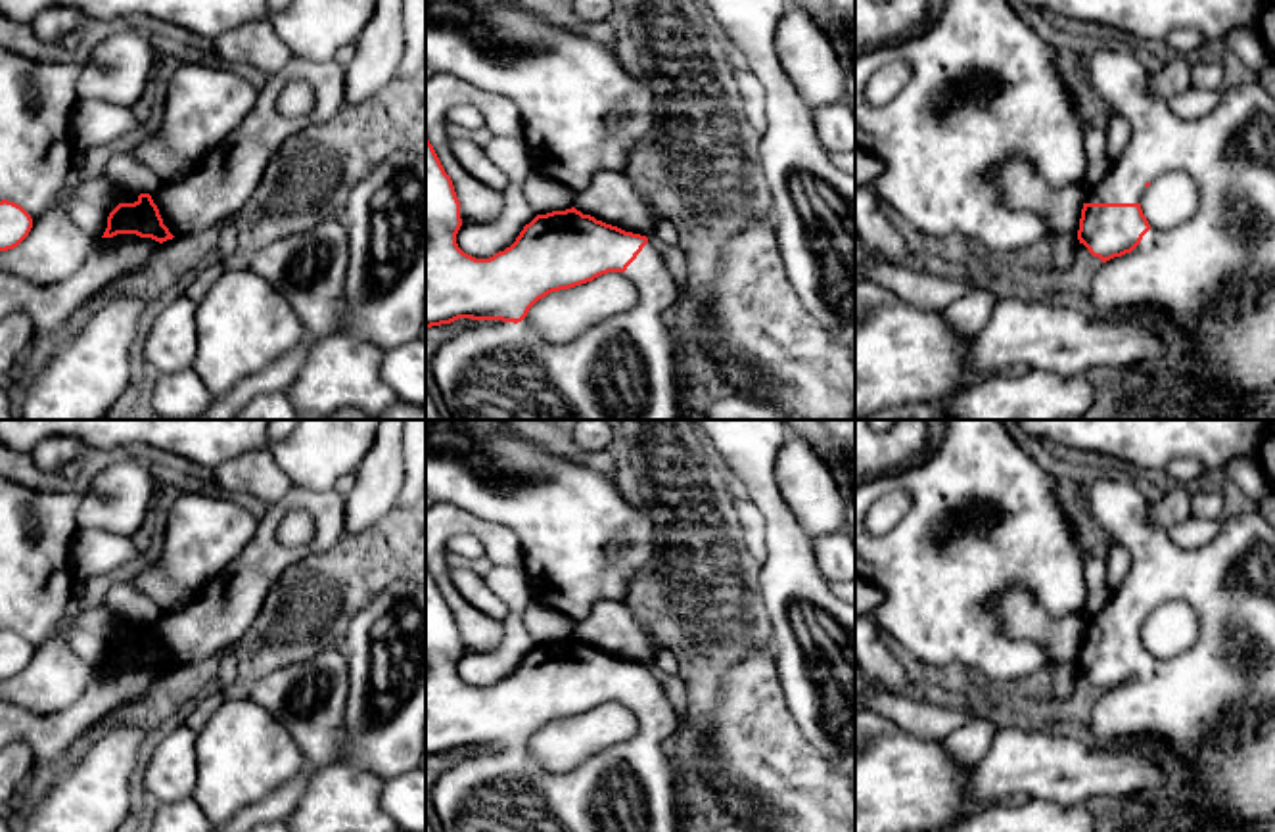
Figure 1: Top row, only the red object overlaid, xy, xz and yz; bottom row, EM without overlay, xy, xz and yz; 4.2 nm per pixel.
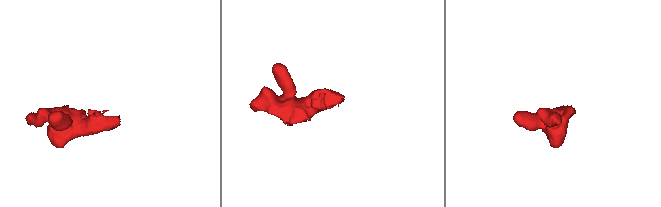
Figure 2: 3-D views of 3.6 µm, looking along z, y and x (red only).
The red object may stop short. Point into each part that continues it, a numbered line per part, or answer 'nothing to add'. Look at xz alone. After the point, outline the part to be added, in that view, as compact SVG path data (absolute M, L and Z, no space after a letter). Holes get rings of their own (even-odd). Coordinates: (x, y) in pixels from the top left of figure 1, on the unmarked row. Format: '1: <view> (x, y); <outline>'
1: xz (629, 786); M650 673L619 704L637 715L637 732L591 755L571 771L545 771L523 748L518 753L474 750L439 774L429 797L445 832L683 832L681 820L684 811L679 807L675 790L681 763L669 746L681 717L665 698L661 684Z

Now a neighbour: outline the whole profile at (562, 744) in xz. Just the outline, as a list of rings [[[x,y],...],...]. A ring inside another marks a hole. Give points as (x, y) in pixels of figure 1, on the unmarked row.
[[[619,702],[592,711],[552,721],[527,742],[527,751],[545,771],[571,771],[608,746],[631,738],[638,728],[637,715]]]

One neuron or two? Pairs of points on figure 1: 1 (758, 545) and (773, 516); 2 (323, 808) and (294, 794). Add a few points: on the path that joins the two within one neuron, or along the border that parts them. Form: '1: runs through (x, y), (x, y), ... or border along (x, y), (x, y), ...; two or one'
1: border along (750, 499), (765, 522), (764, 560); two
2: border along (315, 767), (303, 796), (292, 811); two

